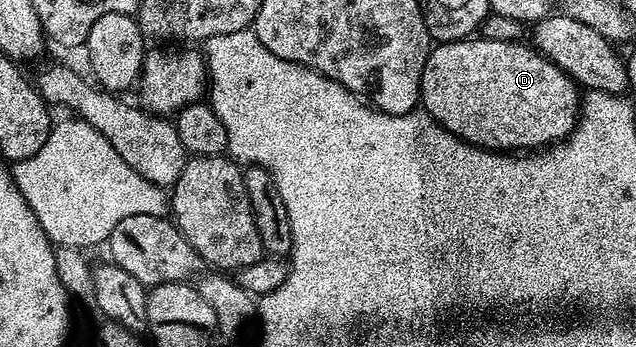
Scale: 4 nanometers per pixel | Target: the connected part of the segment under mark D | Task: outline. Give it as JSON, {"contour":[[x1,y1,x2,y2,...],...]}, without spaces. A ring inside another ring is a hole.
{"contour":[[473,36,460,42,441,42,429,49,426,68,422,68,420,102,423,109,442,128,484,150,536,152,564,141,580,117,581,101,582,94,576,83,523,41,505,44,502,40]]}

